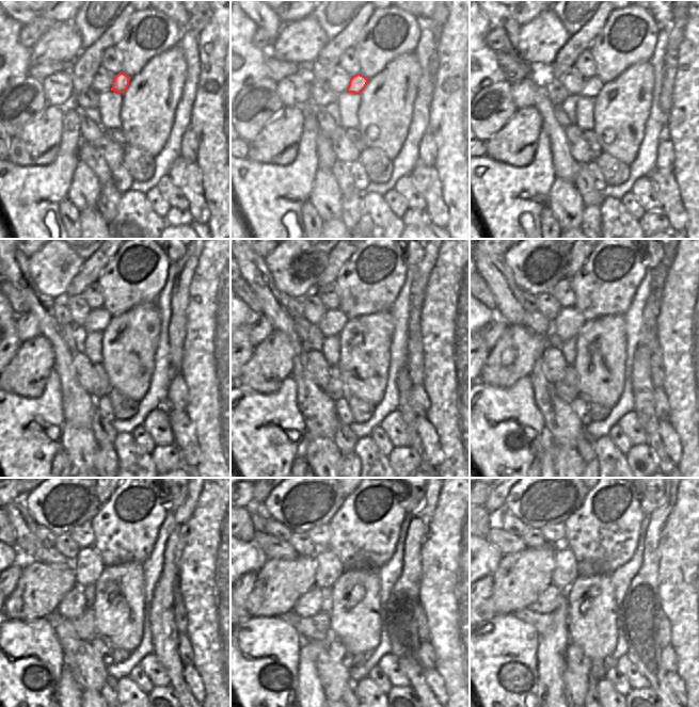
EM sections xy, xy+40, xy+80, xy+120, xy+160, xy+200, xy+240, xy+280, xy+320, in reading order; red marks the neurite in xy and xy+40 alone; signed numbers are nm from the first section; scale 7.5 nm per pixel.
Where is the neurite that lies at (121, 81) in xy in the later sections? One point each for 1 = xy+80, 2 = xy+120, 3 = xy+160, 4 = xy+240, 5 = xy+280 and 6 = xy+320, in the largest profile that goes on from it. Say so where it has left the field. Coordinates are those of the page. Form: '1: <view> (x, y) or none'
1: xy+80 (592, 85)
2: xy+120 (96, 320)
3: xy+160 (333, 321)
4: xy+240 (88, 565)
5: xy+280 (328, 567)
6: xy+320 (565, 572)

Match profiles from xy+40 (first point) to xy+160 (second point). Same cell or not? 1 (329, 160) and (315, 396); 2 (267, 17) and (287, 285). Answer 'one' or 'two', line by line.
1: one
2: two

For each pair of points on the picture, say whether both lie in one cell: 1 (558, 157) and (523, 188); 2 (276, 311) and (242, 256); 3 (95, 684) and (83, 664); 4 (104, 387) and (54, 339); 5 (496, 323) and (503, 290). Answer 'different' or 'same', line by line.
1: different
2: same
3: same
4: different
5: different

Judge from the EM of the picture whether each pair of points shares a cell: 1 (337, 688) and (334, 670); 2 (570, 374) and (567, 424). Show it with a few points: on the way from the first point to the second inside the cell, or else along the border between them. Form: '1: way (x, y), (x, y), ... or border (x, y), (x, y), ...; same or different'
1: way (334, 684), (334, 674); same
2: border (553, 383), (555, 392), (560, 398), (570, 402); different

